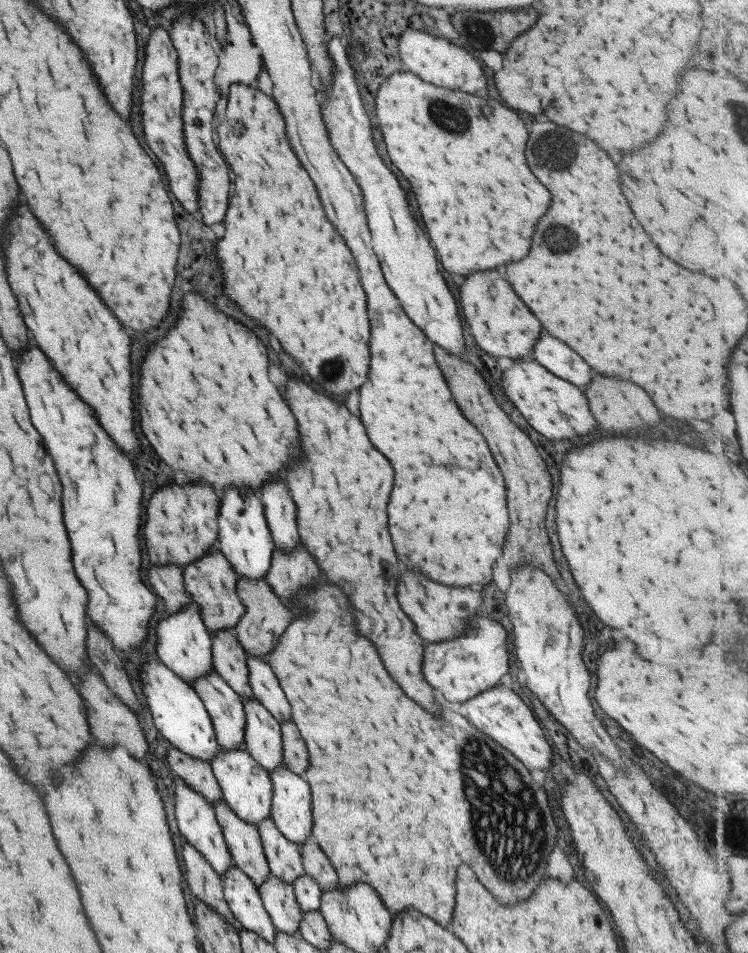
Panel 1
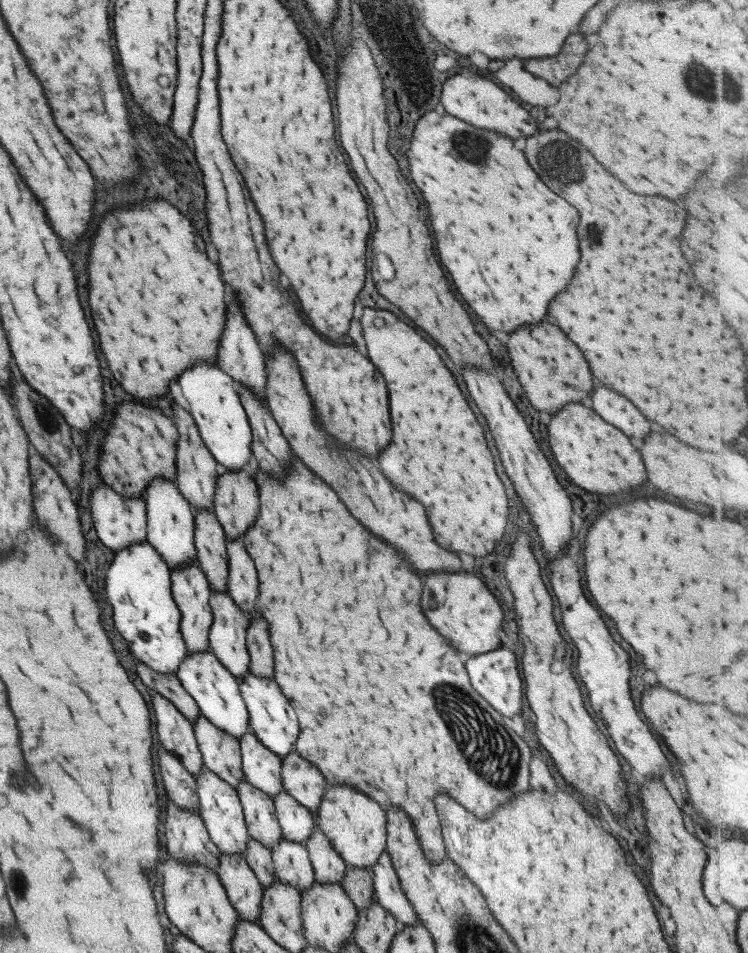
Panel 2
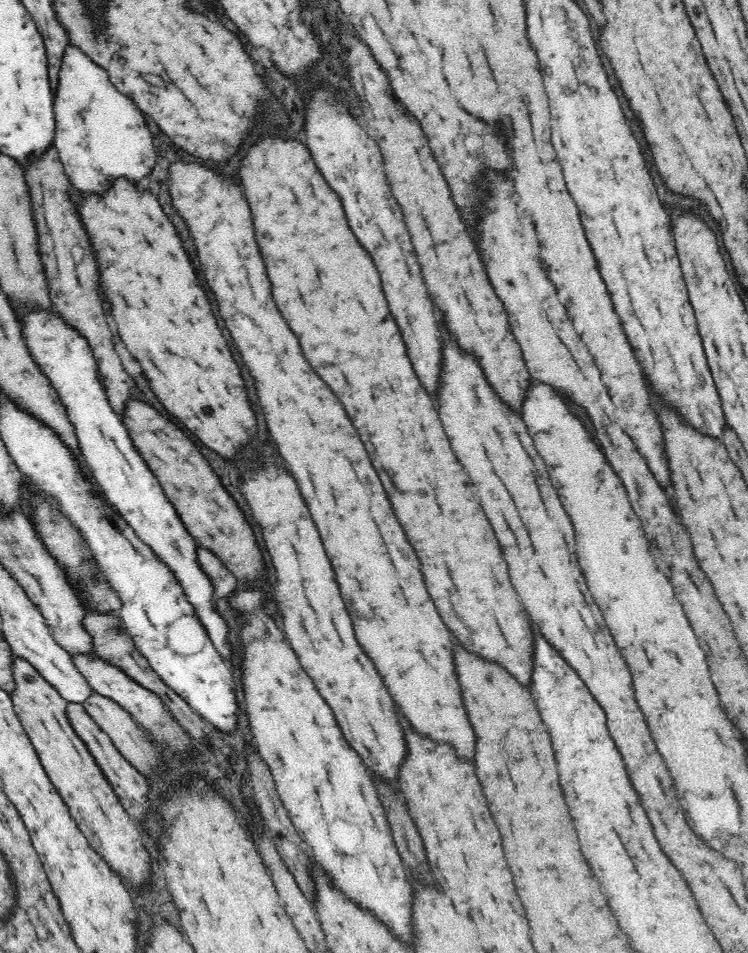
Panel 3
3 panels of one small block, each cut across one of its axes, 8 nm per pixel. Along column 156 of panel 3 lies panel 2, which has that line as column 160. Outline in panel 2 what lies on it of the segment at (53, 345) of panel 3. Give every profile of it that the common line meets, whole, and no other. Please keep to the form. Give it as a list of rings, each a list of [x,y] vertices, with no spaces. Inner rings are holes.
[[[154,478],[141,494],[145,503],[146,541],[153,546],[167,568],[186,566],[196,559],[192,534],[194,531],[194,510],[181,497],[174,482],[166,478]]]

